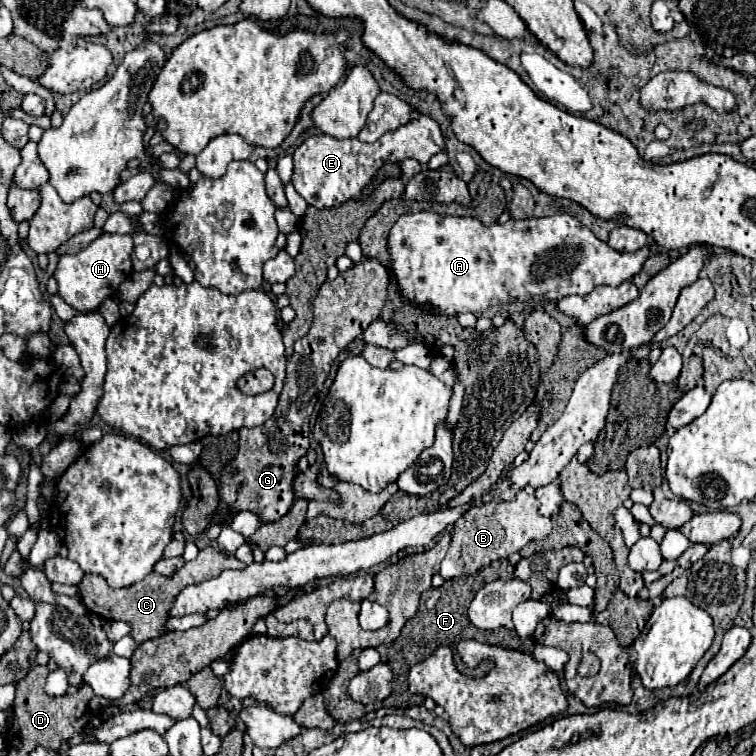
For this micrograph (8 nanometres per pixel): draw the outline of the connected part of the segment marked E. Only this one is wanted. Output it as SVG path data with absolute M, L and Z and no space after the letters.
M417 115L407 125L401 125L395 131L387 131L375 143L363 143L355 139L335 139L331 135L313 135L305 139L293 153L293 187L307 201L307 205L315 205L317 209L337 207L349 199L355 199L367 181L387 163L401 163L405 159L417 159L425 165L435 153L443 151L443 135L439 125L427 117Z

